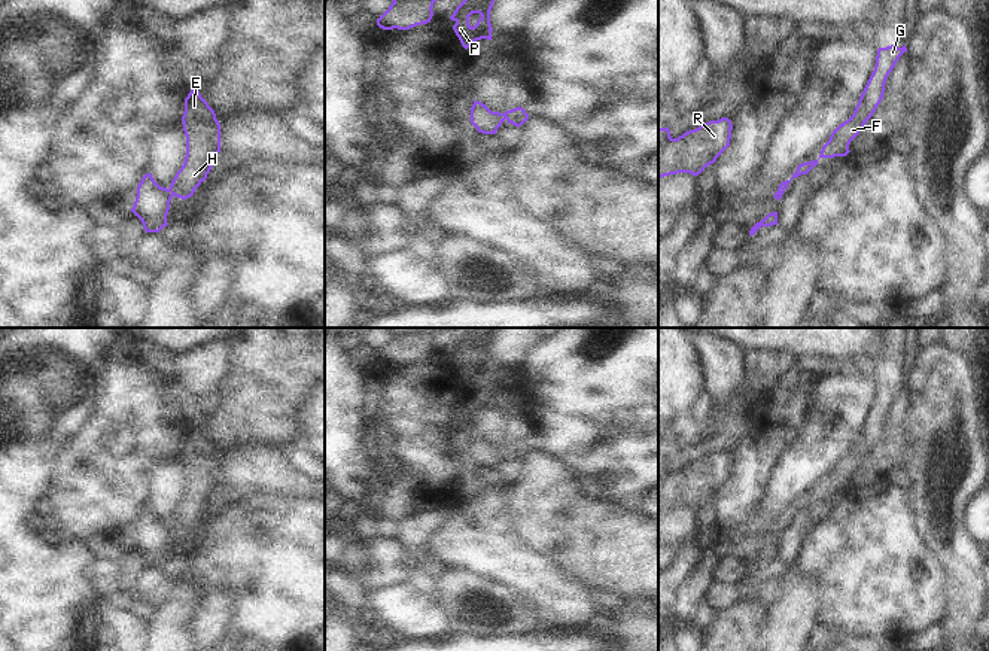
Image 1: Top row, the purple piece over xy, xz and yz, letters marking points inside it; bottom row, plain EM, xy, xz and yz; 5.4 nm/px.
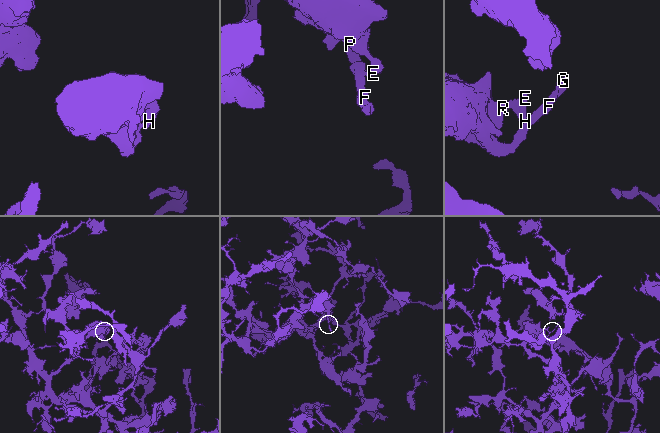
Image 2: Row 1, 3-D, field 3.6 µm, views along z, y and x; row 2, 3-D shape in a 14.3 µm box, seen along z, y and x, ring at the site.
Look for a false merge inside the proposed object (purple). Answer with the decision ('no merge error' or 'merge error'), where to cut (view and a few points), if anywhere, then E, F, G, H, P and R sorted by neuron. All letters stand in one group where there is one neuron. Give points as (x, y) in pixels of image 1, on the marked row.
merge error; cut in xy along (169, 189), (173, 194); E H P R / F G

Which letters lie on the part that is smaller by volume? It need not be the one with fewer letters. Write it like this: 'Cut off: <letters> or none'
Cut off: F, G.

